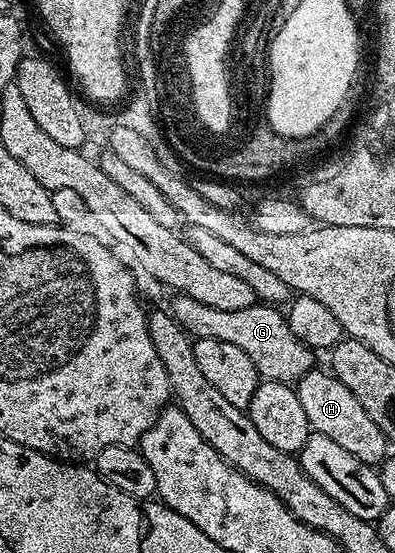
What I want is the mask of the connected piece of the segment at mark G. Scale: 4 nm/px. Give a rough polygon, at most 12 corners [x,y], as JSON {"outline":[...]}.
{"outline":[[176,294],[188,335],[237,345],[260,380],[316,366],[278,306],[217,309]]}

